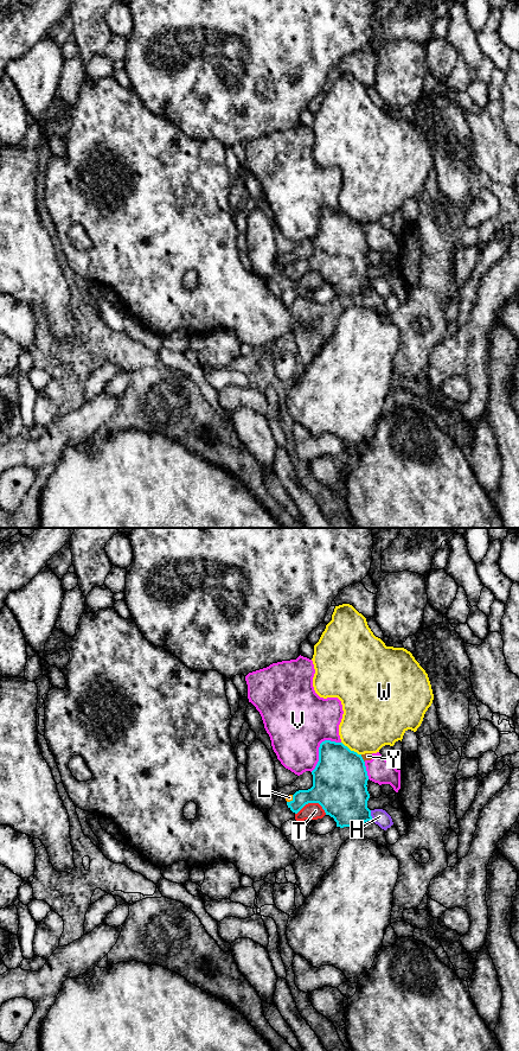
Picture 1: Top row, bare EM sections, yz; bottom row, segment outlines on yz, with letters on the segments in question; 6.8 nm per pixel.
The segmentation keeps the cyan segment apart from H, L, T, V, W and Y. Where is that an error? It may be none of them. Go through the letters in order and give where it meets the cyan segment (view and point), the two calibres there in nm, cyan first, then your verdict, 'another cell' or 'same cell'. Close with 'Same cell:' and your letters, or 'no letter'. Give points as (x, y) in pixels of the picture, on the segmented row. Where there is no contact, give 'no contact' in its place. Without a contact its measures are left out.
H: meets cyan in yz at (370, 815); 340 nm thick on the cyan side, 110 nm on the other; another cell
L: meets cyan in yz at (290, 801); 200 nm thick on the cyan side, 40 nm on the other; same cell
T: meets cyan in yz at (311, 802); 360 nm thick on the cyan side, 110 nm on the other; another cell
V: meets cyan in yz at (319, 747); 360 nm thick on the cyan side, 440 nm on the other; another cell
W: meets cyan in yz at (350, 750); 360 nm thick on the cyan side, 380 nm on the other; another cell
Y: meets cyan in yz at (361, 758); 360 nm thick on the cyan side, 50 nm on the other; another cell
Same cell: L

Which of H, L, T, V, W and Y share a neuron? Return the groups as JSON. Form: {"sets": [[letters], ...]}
{"sets": [["H"], ["L"], ["T"], ["V", "Y"], ["W"]]}

